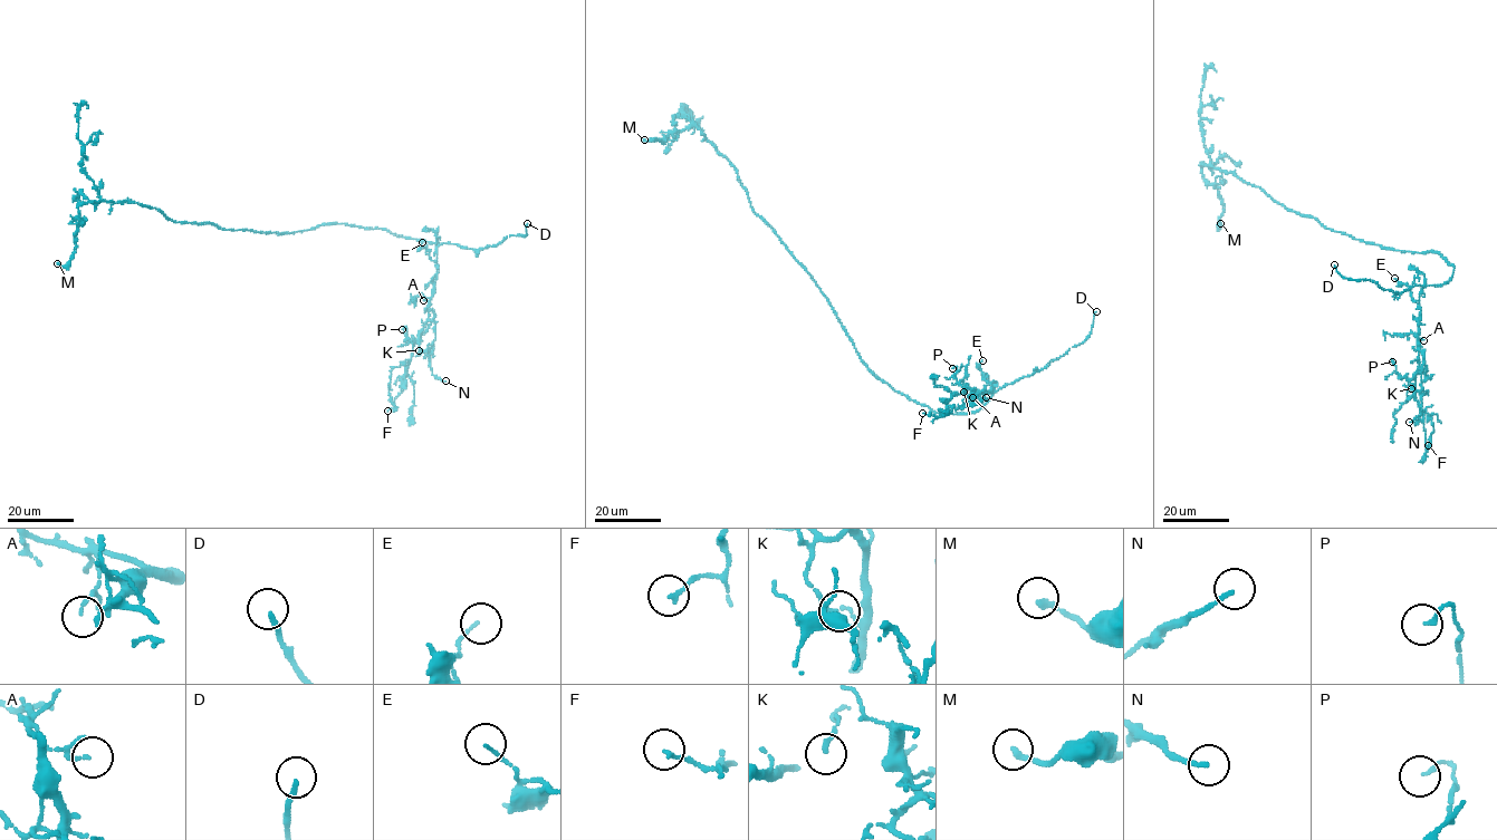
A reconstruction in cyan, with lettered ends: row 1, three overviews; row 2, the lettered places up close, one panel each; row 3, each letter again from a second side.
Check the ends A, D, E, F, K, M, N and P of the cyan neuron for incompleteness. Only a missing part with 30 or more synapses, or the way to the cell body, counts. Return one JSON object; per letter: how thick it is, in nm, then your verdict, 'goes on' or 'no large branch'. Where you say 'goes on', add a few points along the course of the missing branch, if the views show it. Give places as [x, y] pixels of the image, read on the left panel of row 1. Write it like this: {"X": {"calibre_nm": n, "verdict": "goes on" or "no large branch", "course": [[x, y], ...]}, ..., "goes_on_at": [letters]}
{"A": {"calibre_nm": 100, "verdict": "no large branch"}, "D": {"calibre_nm": 180, "verdict": "goes on"}, "E": {"calibre_nm": 110, "verdict": "no large branch"}, "F": {"calibre_nm": 140, "verdict": "no large branch"}, "K": {"calibre_nm": 160, "verdict": "no large branch"}, "M": {"calibre_nm": 240, "verdict": "no large branch"}, "N": {"calibre_nm": 150, "verdict": "no large branch"}, "P": {"calibre_nm": 130, "verdict": "no large branch"}, "goes_on_at": ["D"]}

